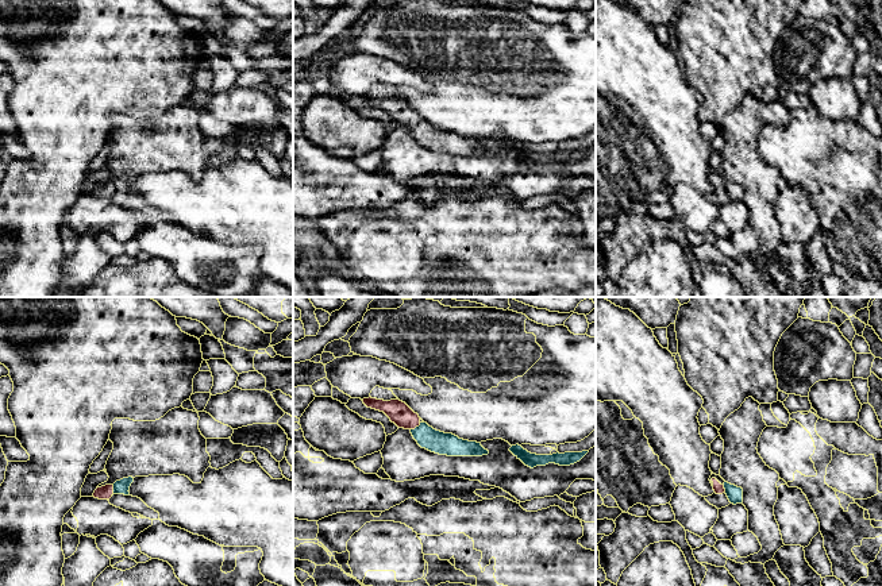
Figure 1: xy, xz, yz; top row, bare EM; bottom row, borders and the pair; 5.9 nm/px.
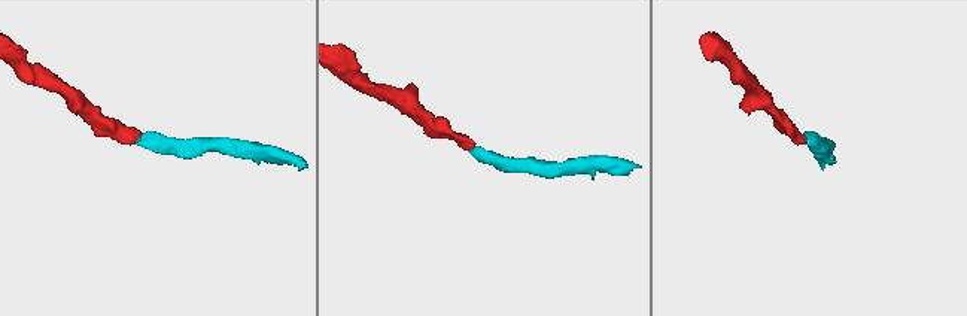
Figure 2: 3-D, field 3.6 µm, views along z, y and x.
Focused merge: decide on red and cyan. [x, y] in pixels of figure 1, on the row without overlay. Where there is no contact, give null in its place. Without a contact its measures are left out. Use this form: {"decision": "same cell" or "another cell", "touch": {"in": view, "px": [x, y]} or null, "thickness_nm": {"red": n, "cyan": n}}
{"decision": "same cell", "touch": {"in": "xz", "px": [415, 124]}, "thickness_nm": {"red": 140, "cyan": 130}}

